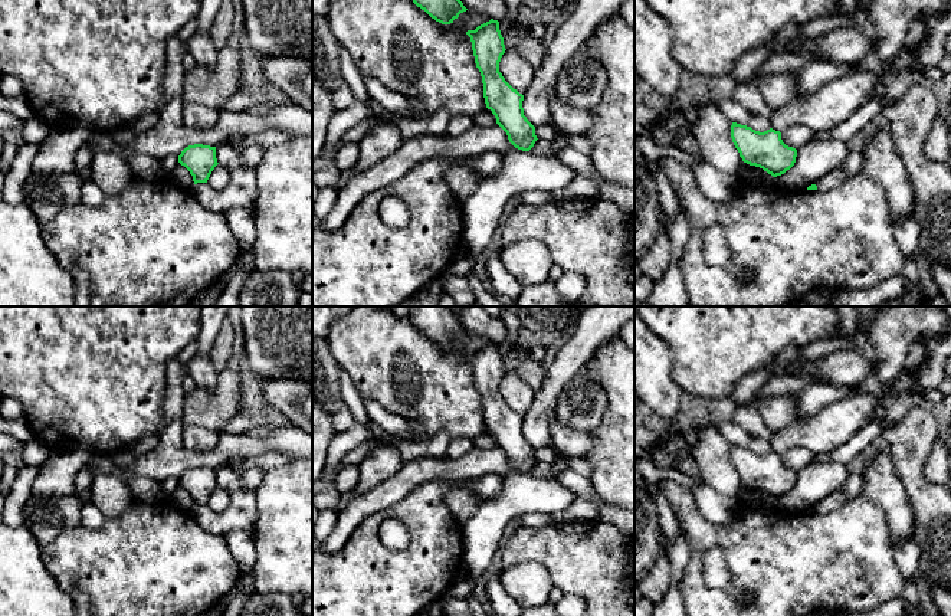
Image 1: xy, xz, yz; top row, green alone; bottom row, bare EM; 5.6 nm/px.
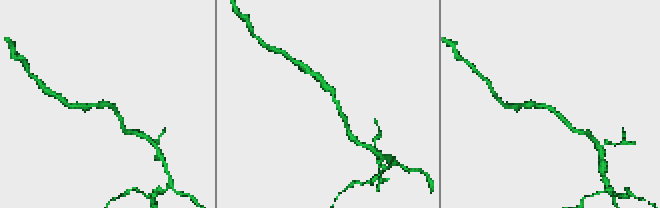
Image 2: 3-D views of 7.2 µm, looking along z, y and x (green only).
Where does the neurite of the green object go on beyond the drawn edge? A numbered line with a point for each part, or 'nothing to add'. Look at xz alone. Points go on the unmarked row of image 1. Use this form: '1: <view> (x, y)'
nothing to add

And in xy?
nothing to add

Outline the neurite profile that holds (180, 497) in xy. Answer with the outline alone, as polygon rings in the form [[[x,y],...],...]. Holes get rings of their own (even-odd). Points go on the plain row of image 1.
[[[180,485],[171,492],[167,499],[186,512],[194,512],[193,498]]]

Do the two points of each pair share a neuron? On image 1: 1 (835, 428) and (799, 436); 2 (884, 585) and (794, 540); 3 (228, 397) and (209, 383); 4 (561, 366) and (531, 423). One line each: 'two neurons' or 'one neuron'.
1: one neuron
2: one neuron
3: two neurons
4: one neuron

